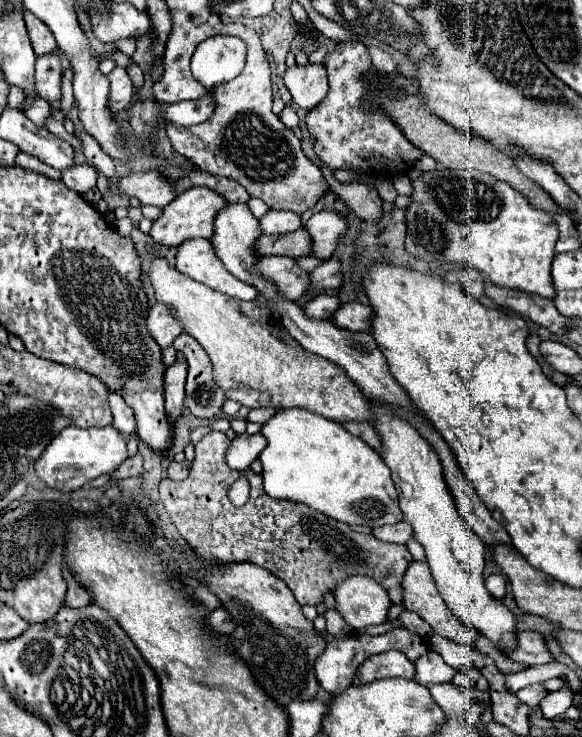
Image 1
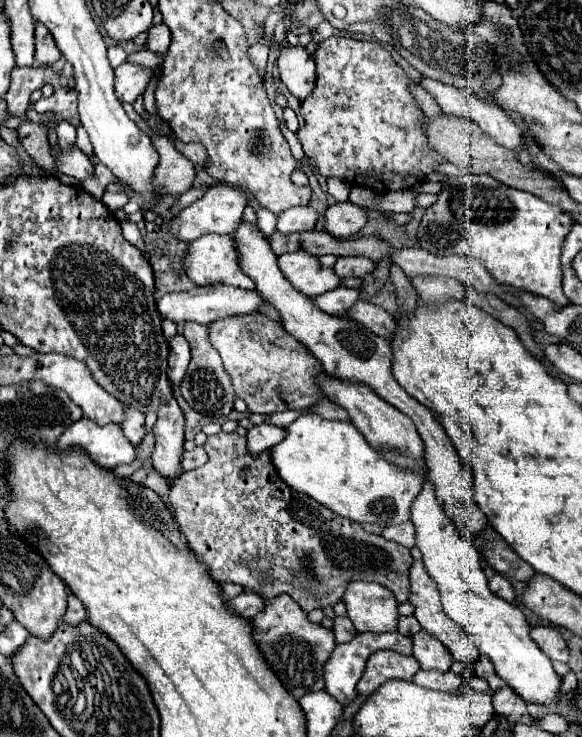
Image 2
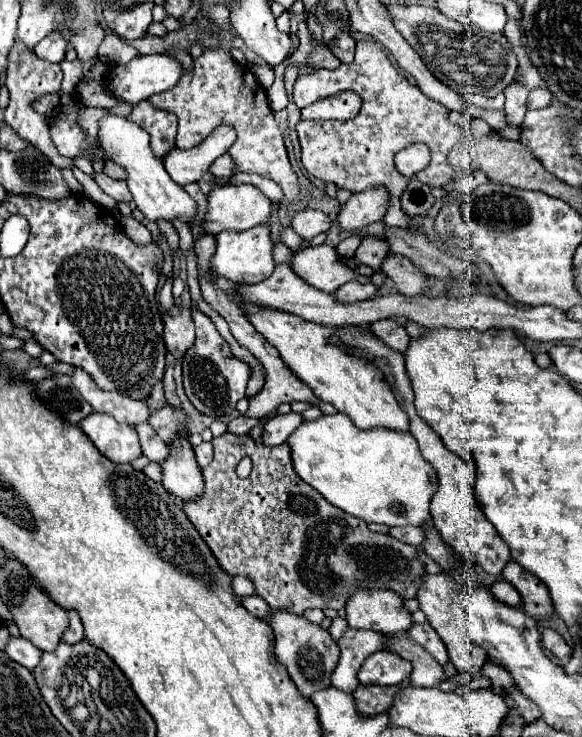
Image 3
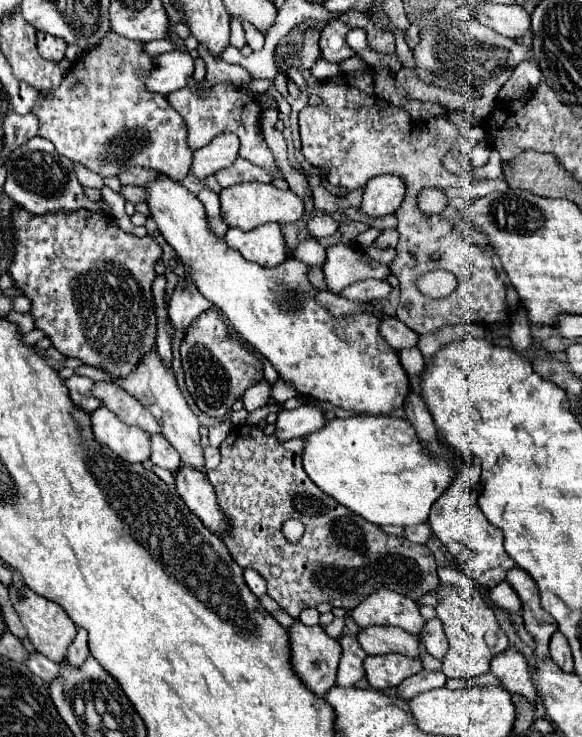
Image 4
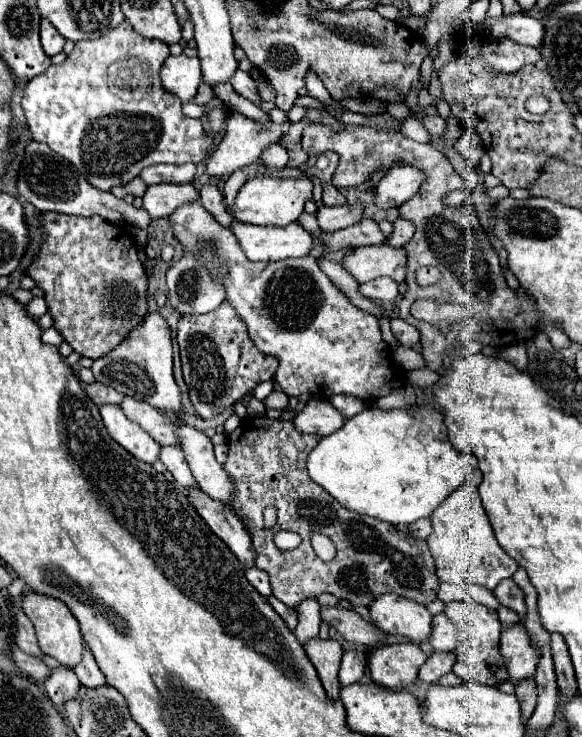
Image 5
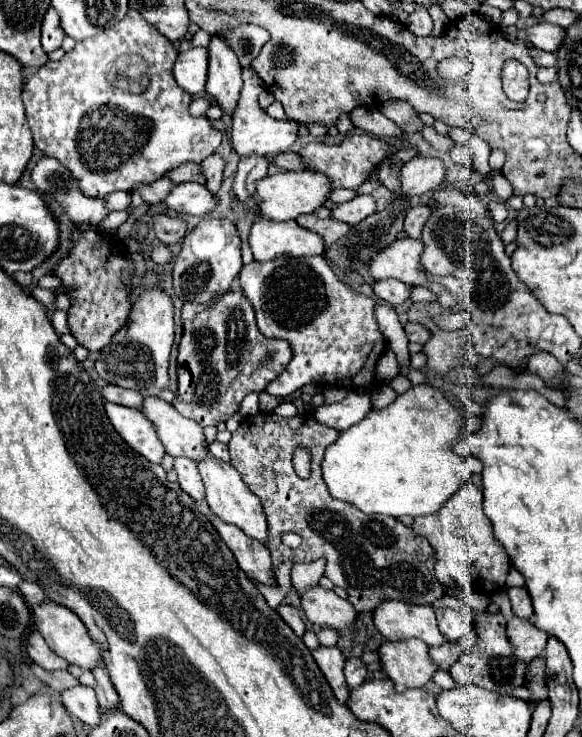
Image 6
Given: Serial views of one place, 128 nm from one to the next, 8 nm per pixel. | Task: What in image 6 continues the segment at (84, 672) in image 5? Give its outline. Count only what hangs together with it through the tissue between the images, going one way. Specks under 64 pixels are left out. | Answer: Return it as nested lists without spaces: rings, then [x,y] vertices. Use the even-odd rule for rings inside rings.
[[[96,668],[94,670],[94,676],[96,676],[96,696],[98,696],[98,702],[100,702],[100,708],[102,712],[112,712],[112,710],[118,710],[120,706],[120,696],[118,692],[114,690],[112,682],[110,682],[110,676],[104,668]]]

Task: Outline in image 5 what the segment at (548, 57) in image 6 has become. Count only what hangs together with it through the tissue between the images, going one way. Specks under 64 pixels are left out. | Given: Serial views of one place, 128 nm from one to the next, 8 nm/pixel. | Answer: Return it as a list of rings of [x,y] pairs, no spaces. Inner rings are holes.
[[[496,40],[496,44],[488,44],[488,62],[502,72],[518,72],[524,64],[536,64],[540,58],[542,54],[536,48],[512,40]]]

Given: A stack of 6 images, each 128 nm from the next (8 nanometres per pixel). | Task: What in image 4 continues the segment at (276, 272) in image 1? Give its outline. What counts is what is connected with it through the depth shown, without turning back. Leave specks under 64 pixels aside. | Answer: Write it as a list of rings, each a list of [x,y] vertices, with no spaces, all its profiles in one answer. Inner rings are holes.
[[[336,244],[326,252],[328,260],[324,264],[324,276],[330,292],[342,292],[342,288],[366,278],[386,280],[392,274],[386,264],[372,260],[366,252],[358,250],[358,246]]]

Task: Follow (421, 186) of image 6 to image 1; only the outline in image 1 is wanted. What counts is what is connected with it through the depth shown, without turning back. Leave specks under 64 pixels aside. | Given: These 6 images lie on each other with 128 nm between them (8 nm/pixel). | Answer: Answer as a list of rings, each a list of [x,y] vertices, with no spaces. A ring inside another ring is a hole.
[[[322,210],[322,212],[316,212],[306,222],[306,228],[312,236],[312,246],[314,246],[312,256],[328,260],[332,256],[334,248],[338,246],[338,242],[348,232],[348,222],[346,222],[346,218],[342,218],[336,212]]]

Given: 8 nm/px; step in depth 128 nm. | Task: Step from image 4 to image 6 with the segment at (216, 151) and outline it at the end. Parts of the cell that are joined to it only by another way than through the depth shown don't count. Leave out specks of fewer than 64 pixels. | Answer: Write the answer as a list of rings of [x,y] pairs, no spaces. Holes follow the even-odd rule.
[[[252,68],[242,70],[242,96],[240,104],[232,116],[232,136],[234,136],[234,150],[238,156],[248,156],[248,154],[258,154],[258,156],[268,156],[268,154],[278,154],[278,152],[288,152],[288,148],[296,142],[298,138],[298,122],[296,120],[276,120],[268,116],[260,106],[258,106],[258,94],[264,90],[264,82]]]

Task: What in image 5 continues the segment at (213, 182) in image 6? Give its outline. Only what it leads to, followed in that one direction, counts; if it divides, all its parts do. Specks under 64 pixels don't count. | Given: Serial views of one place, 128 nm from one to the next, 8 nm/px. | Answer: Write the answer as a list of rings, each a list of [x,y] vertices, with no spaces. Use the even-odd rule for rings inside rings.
[[[204,184],[200,188],[200,202],[204,204],[204,208],[224,226],[230,226],[232,222],[232,216],[224,212],[224,206],[222,206],[222,194],[218,190],[216,184]]]

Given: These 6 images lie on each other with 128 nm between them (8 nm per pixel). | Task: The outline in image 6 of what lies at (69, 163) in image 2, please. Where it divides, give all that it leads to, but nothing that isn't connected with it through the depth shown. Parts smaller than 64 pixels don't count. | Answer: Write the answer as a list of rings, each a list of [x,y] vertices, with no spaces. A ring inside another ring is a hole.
[[[186,182],[186,184],[178,184],[168,194],[164,204],[182,214],[204,216],[216,208],[218,198],[206,186],[196,184],[196,182]]]

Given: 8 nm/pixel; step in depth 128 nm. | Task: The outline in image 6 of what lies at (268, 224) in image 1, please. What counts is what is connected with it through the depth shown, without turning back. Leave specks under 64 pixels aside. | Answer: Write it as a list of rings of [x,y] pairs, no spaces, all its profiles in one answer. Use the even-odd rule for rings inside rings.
[[[356,196],[356,198],[350,200],[350,202],[338,204],[338,206],[332,210],[332,218],[354,226],[354,224],[358,224],[360,220],[364,220],[366,216],[374,214],[374,212],[376,212],[376,200],[374,200],[374,196]]]

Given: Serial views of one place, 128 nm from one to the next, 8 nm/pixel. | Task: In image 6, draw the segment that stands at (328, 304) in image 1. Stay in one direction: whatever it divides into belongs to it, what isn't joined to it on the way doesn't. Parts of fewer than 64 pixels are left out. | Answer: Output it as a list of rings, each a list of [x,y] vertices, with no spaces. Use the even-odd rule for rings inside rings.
[[[396,278],[380,280],[380,282],[374,284],[374,294],[376,294],[380,300],[384,300],[384,302],[388,302],[388,304],[392,304],[392,306],[404,304],[404,302],[408,300],[408,296],[410,296],[410,290],[412,290],[412,286],[400,282],[400,280],[396,280]]]

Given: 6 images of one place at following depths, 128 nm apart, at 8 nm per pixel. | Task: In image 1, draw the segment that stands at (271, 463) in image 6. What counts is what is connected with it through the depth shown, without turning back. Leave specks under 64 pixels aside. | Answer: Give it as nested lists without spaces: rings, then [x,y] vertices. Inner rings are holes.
[[[210,432],[196,444],[190,476],[182,482],[170,478],[160,482],[160,500],[182,538],[204,564],[252,562],[290,586],[296,600],[322,600],[344,578],[366,574],[386,588],[394,604],[402,602],[402,576],[412,562],[406,546],[376,540],[372,534],[358,534],[348,524],[332,520],[306,504],[270,498],[262,488],[262,474],[254,474],[250,468],[238,472],[226,464],[224,456],[230,442],[224,432]],[[240,476],[250,480],[250,495],[244,506],[236,508],[226,492]]]

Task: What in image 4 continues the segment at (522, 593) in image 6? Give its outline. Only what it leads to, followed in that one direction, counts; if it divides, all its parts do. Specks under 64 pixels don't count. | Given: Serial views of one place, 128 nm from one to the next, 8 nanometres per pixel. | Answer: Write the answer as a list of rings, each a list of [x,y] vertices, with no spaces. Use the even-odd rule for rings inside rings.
[[[502,580],[500,584],[496,584],[490,590],[488,596],[490,596],[492,604],[498,606],[498,608],[502,608],[502,610],[508,610],[508,612],[520,612],[522,610],[520,596],[516,594],[516,590],[506,580]]]

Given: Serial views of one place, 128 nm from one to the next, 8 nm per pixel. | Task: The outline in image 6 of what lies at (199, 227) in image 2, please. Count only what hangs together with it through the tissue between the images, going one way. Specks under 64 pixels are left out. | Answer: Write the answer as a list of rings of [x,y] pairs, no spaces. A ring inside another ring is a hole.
[[[282,170],[262,178],[256,184],[256,200],[262,216],[268,220],[292,220],[302,214],[312,214],[328,200],[330,192],[332,192],[330,178],[322,172],[312,172],[312,170],[298,170],[298,172]]]

